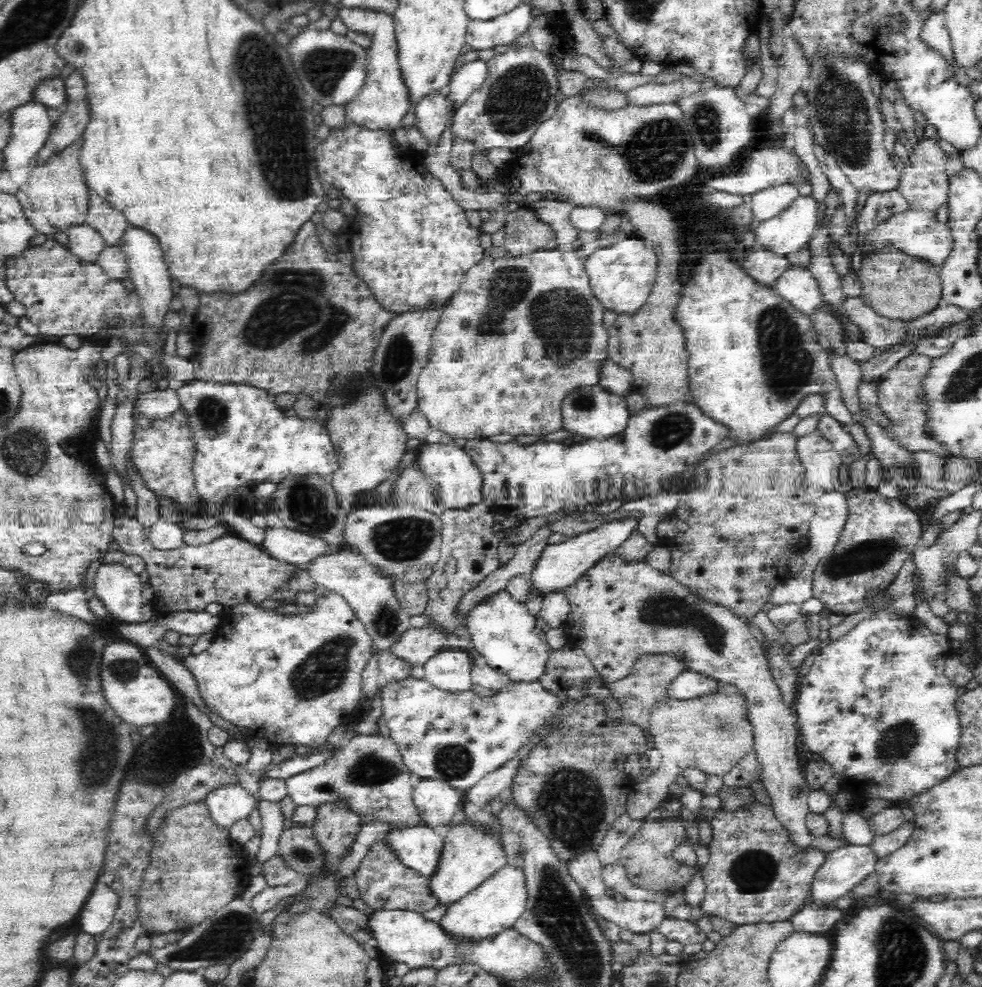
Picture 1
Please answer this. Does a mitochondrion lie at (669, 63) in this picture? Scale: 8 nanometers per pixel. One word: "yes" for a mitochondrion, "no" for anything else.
no

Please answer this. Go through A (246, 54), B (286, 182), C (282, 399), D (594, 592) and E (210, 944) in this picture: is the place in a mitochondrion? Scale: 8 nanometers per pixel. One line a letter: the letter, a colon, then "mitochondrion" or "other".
A: mitochondrion
B: mitochondrion
C: other
D: other
E: mitochondrion

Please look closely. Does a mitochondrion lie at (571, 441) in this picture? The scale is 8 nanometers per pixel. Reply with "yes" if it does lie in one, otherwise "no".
no

